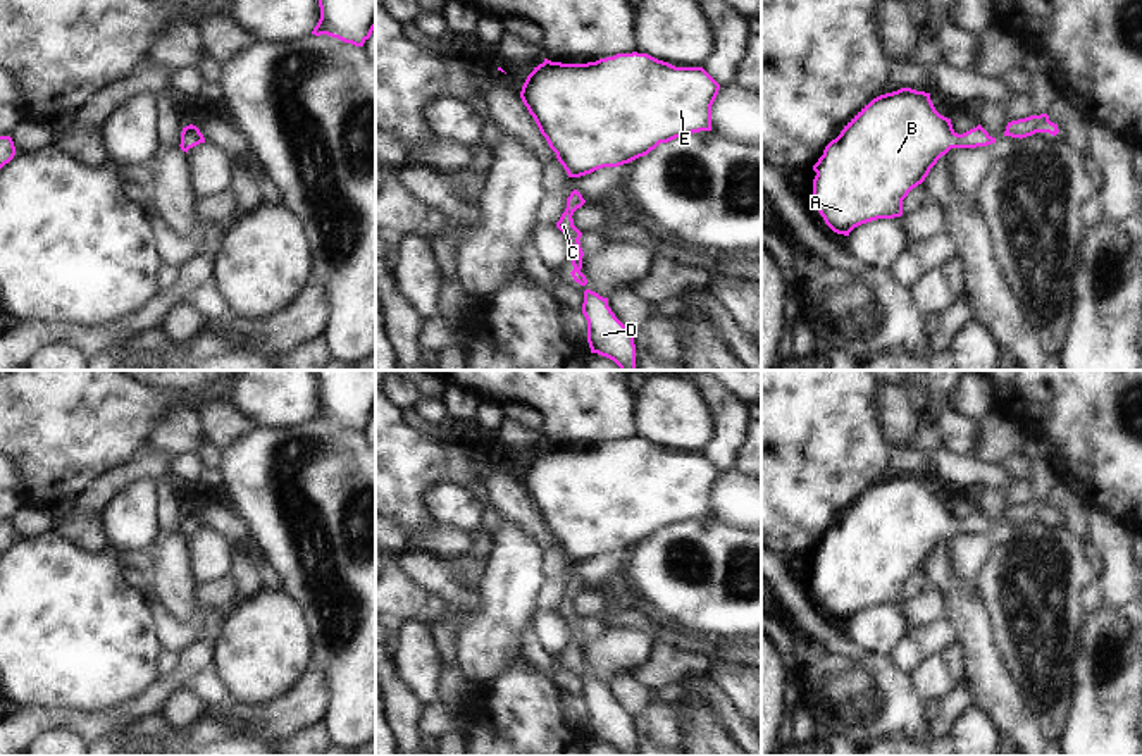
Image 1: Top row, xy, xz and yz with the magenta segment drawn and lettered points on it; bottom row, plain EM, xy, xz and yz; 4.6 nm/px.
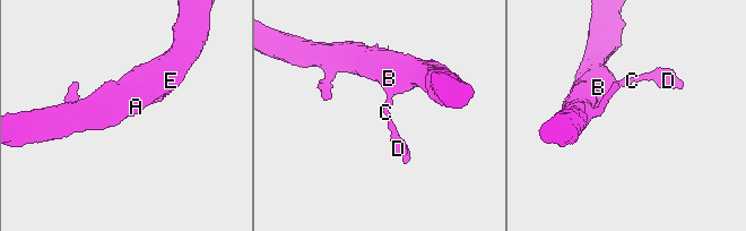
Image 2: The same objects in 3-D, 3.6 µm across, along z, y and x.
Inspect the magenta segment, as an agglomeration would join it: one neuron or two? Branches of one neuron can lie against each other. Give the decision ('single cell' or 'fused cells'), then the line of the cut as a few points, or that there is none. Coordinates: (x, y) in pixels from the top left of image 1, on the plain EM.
single cell; cut none

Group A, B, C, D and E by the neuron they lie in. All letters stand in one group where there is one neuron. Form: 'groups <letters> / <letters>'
groups A B C D E

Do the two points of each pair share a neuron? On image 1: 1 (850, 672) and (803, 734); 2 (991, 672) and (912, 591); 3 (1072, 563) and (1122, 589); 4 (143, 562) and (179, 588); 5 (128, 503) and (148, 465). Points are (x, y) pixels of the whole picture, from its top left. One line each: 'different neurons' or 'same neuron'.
1: different neurons
2: different neurons
3: different neurons
4: different neurons
5: different neurons

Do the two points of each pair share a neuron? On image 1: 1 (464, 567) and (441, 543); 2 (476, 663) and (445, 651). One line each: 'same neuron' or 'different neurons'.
1: different neurons
2: different neurons

